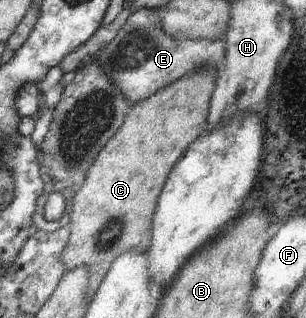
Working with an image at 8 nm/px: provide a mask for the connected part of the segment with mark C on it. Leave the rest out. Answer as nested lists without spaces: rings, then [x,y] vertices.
[[[218,67],[214,70],[212,70],[212,68],[204,68],[204,70],[200,70],[200,72],[186,74],[184,78],[176,80],[176,82],[172,82],[170,86],[160,88],[160,90],[158,90],[154,96],[148,98],[148,100],[140,100],[140,102],[136,102],[136,104],[131,105],[130,112],[128,112],[128,118],[124,120],[124,126],[122,126],[122,130],[120,130],[122,134],[116,134],[116,136],[113,136],[112,140],[109,140],[108,144],[106,144],[106,146],[104,146],[104,148],[98,152],[98,156],[96,156],[94,164],[88,168],[82,188],[80,188],[78,192],[74,193],[70,222],[67,226],[70,231],[70,238],[68,240],[68,244],[66,244],[64,250],[62,251],[60,262],[64,264],[64,268],[66,268],[65,272],[70,272],[70,270],[74,270],[74,268],[78,268],[78,266],[86,265],[88,267],[89,282],[88,288],[86,288],[86,300],[88,300],[88,302],[92,302],[94,293],[98,290],[100,283],[105,279],[106,273],[108,270],[110,270],[110,267],[112,264],[114,264],[114,260],[116,260],[116,258],[122,256],[122,254],[126,254],[126,252],[130,252],[130,250],[136,250],[136,252],[146,252],[149,248],[150,238],[152,238],[151,230],[153,214],[164,183],[166,182],[170,172],[172,172],[174,165],[185,155],[188,146],[190,146],[190,144],[192,144],[196,138],[200,138],[200,135],[205,131],[207,114],[209,112],[209,102],[215,89],[217,71]]]

